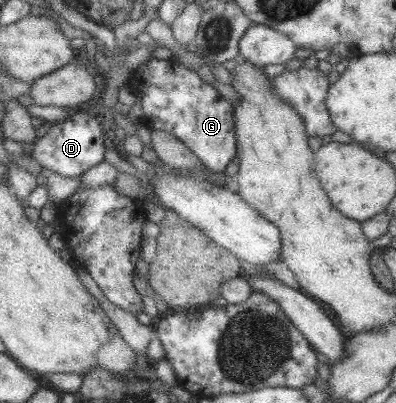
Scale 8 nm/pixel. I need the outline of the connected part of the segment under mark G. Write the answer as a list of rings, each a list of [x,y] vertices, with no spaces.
[[[149,58],[132,73],[128,86],[136,97],[141,98],[143,114],[141,123],[153,130],[175,134],[214,173],[222,173],[235,157],[237,150],[234,106],[223,98],[211,84],[203,81],[195,70],[181,65],[176,58],[167,60]]]

